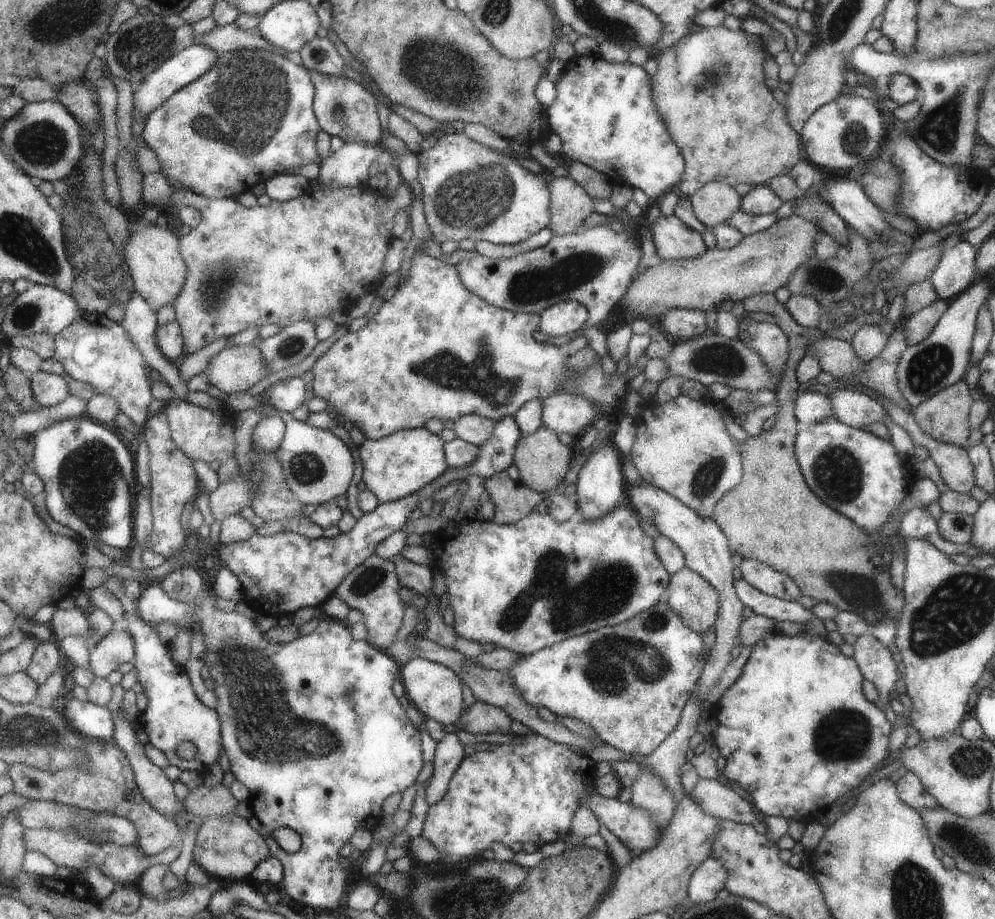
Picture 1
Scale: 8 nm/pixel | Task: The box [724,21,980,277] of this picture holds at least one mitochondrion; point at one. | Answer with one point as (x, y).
(938, 129)

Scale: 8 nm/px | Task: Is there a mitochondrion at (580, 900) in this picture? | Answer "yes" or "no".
no

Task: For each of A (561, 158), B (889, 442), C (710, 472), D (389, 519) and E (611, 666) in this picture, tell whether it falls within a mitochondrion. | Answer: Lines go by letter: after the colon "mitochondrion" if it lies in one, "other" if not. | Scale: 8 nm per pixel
A: other
B: other
C: mitochondrion
D: other
E: mitochondrion

